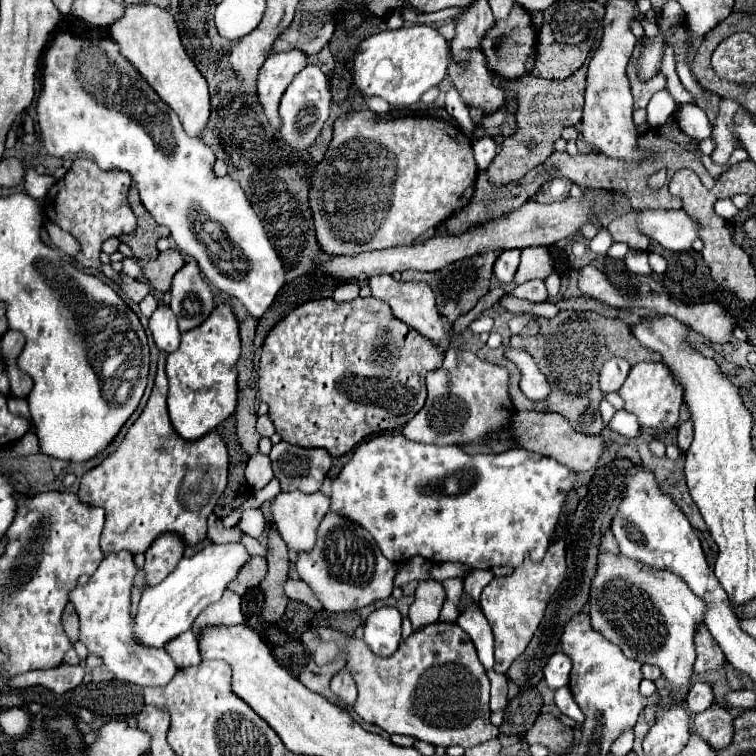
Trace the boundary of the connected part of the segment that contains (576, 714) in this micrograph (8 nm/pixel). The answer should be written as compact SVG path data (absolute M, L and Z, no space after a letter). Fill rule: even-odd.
M562 686L562 688L556 690L554 702L556 702L556 706L560 708L562 714L574 718L578 724L584 722L584 714L582 714L582 710L578 708L578 704L576 704L576 700L574 700L574 696L572 696L572 692L570 692L568 686Z

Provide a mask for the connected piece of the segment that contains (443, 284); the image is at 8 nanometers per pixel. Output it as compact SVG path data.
M486 252L486 254L478 254L478 256L472 256L472 258L466 258L466 272L464 272L464 268L458 270L456 264L450 264L444 270L438 270L438 272L406 270L406 272L402 272L402 280L422 280L422 282L426 282L436 294L438 312L442 316L446 316L450 322L454 322L458 316L462 316L468 310L472 310L474 304L488 292L490 278L492 278L492 266L494 266L498 254L500 252Z

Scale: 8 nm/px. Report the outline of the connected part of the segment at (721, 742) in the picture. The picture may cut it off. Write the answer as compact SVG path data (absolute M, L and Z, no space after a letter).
M712 704L708 710L694 716L694 734L710 744L716 752L730 746L734 736L734 724L730 712L722 706Z

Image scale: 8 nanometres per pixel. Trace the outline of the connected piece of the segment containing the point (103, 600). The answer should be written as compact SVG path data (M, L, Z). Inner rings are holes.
M130 552L108 554L98 570L90 576L84 586L76 586L70 592L70 602L74 604L80 616L80 642L88 648L88 652L96 652L102 656L104 666L114 672L118 680L132 682L136 686L166 686L178 666L168 656L164 648L138 646L132 638L132 616L130 616L130 588L136 574L134 560Z

